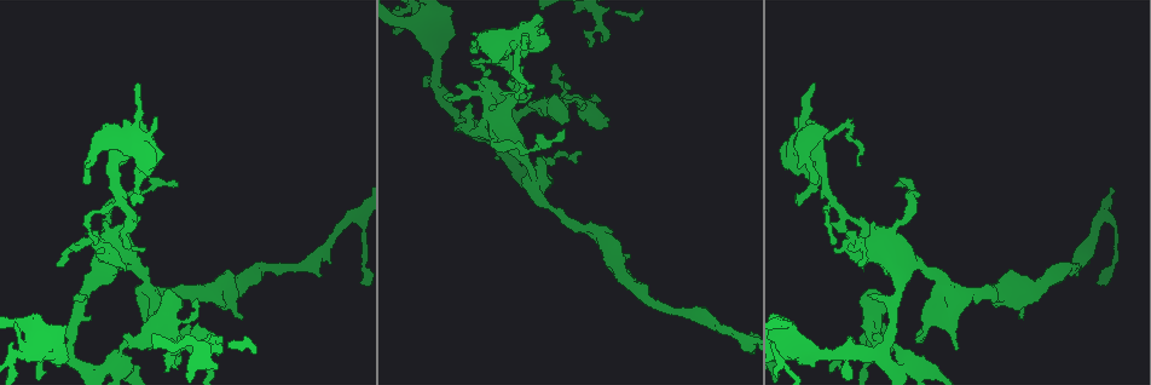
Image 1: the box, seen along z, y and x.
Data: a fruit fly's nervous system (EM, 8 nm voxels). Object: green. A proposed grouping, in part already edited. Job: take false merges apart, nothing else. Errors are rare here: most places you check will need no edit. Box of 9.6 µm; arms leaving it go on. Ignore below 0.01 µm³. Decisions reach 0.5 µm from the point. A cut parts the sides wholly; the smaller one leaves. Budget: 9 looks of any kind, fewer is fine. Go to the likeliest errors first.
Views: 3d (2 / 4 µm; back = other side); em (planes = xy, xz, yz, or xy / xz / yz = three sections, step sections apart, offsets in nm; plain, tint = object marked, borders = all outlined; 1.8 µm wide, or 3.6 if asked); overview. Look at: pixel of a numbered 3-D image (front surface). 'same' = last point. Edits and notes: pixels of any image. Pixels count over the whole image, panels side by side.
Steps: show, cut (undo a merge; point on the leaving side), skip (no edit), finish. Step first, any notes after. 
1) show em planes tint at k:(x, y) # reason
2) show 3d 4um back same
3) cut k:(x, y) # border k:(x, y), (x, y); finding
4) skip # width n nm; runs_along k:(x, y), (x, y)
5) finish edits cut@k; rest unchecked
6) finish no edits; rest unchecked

show em planes tint at 1:(508, 44) # thick turns thin

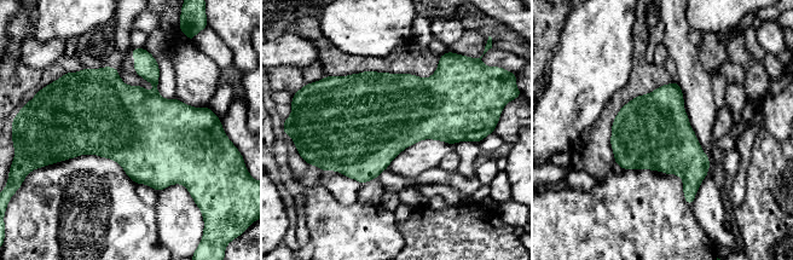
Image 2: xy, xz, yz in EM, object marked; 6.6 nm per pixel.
skip # continuous, no second neuron

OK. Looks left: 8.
show em planes tint at 1:(602, 24) # abrupt turn

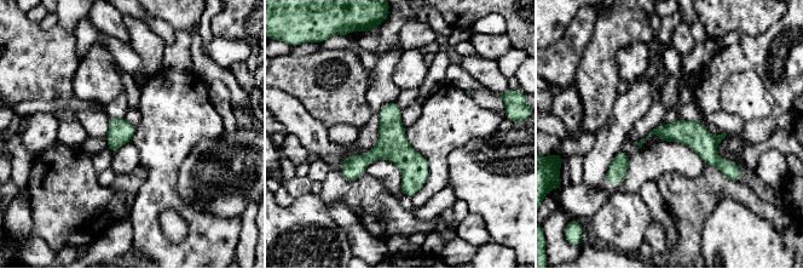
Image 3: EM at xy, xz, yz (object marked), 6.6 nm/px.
skip # runs_along 3:(656, 131), (688, 132), (733, 171); all the same neuron

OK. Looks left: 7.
show em xy step 4 tint at 1:(354, 218) # sharp bend

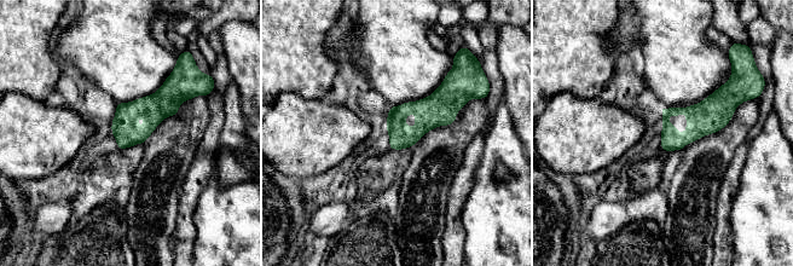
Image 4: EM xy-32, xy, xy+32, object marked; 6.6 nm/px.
show em planes tint same

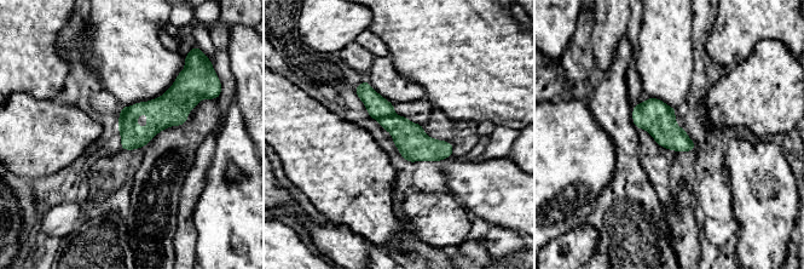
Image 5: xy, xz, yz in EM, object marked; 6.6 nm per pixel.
skip # runs_along 5:(358, 90), (418, 147), (450, 152); all the same neuron

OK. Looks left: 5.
show 3d 4um at 1:(869, 338) # thin neck

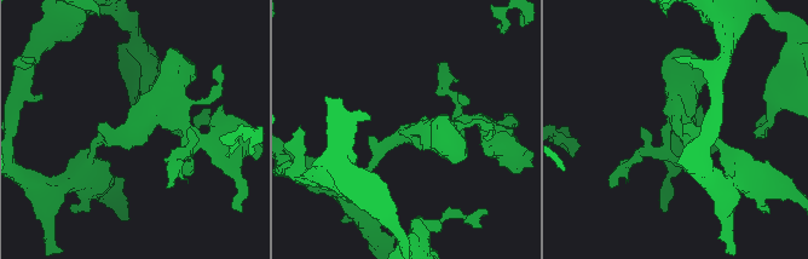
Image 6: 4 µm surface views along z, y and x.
show em xy step 16 tint at 6:(412, 134) # arms 4

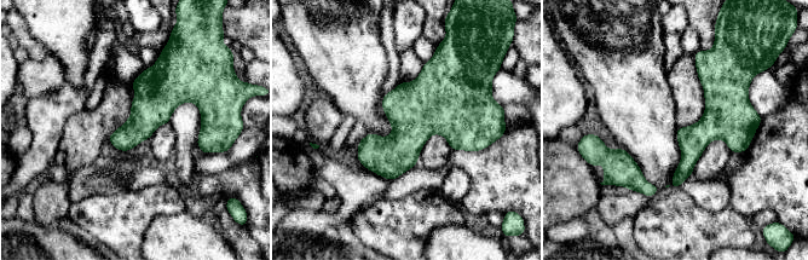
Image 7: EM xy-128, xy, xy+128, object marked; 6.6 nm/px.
skip # continuous, no second neuron

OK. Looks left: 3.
finish no edits; rest unchecked

